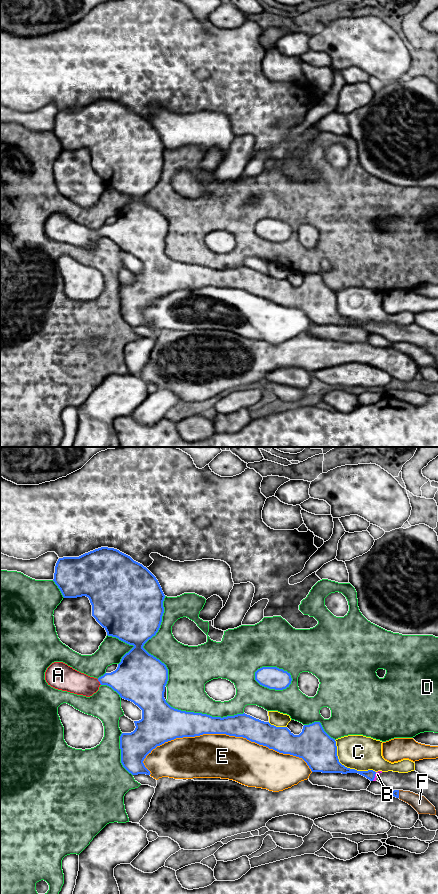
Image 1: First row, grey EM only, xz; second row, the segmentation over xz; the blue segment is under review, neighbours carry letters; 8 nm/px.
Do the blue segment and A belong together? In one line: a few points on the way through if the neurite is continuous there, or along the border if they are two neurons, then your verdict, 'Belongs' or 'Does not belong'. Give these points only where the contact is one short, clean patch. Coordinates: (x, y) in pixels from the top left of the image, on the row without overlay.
Path across: xz (130, 232), (99, 233), (74, 234), (68, 231). Belongs

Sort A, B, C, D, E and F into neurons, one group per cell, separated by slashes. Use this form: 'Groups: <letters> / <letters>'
Groups: A B F / C / D / E

